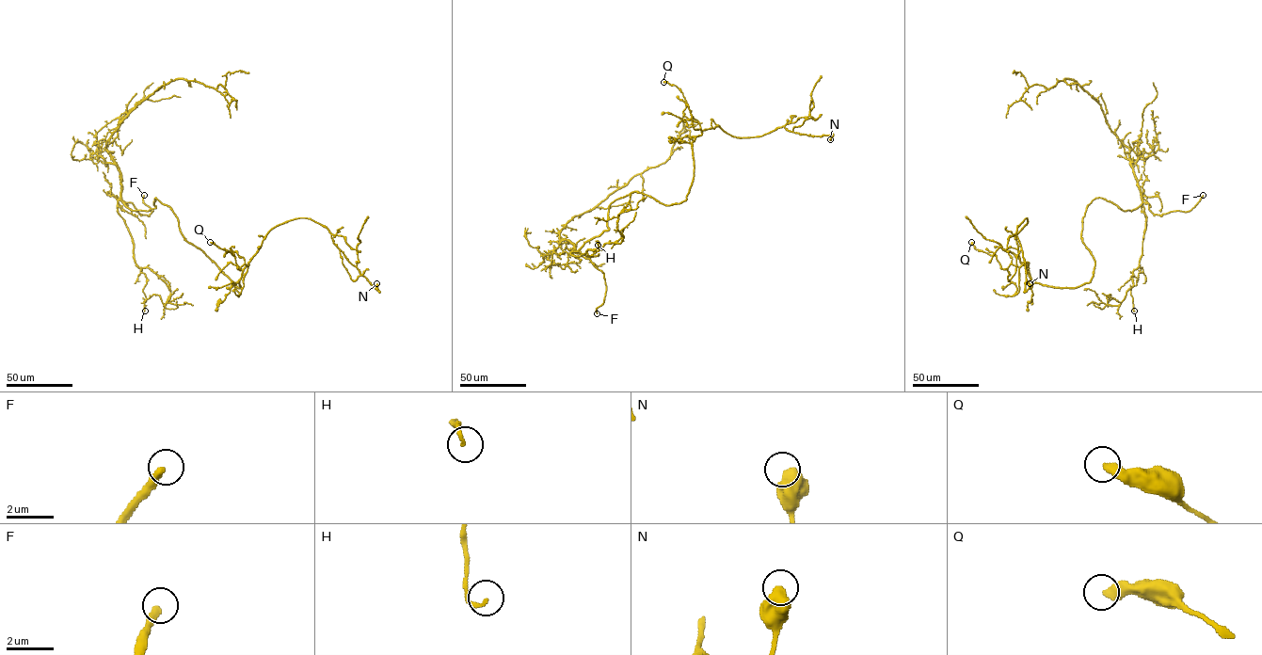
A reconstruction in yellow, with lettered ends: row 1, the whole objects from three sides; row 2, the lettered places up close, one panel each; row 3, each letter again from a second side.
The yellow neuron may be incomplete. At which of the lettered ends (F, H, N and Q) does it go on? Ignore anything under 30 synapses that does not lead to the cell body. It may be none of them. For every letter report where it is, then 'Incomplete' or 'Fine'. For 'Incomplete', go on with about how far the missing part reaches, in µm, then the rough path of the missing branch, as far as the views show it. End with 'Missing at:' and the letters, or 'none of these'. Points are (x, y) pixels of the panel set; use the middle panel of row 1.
F: Place: (597, 313). Incomplete. Missing length about 35 µm. Course of what is missing: (597, 313), (629, 327)
H: Place: (598, 245). Fine
N: Place: (830, 139). Fine
Q: Place: (663, 82). Fine
Missing at: F

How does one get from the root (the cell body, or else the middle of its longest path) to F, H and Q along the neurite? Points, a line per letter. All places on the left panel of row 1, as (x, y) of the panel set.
F: (173, 213), (155, 198), (155, 207), (148, 211), (132, 210), (123, 203), (149, 215), (152, 211), (144, 195)
H: (173, 213), (155, 198), (155, 207), (148, 211), (132, 210), (118, 201), (135, 263), (147, 279), (145, 311)
Q: (173, 213), (183, 237), (240, 288), (239, 279), (248, 265), (237, 269), (233, 255), (210, 242)

